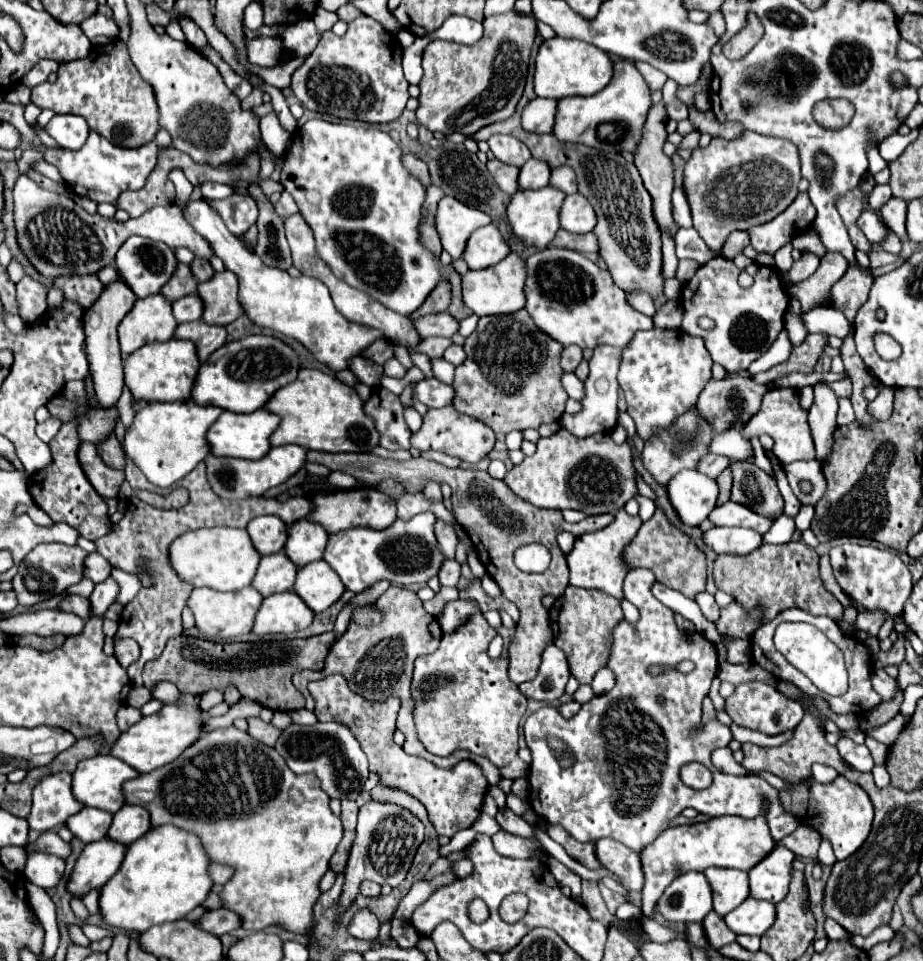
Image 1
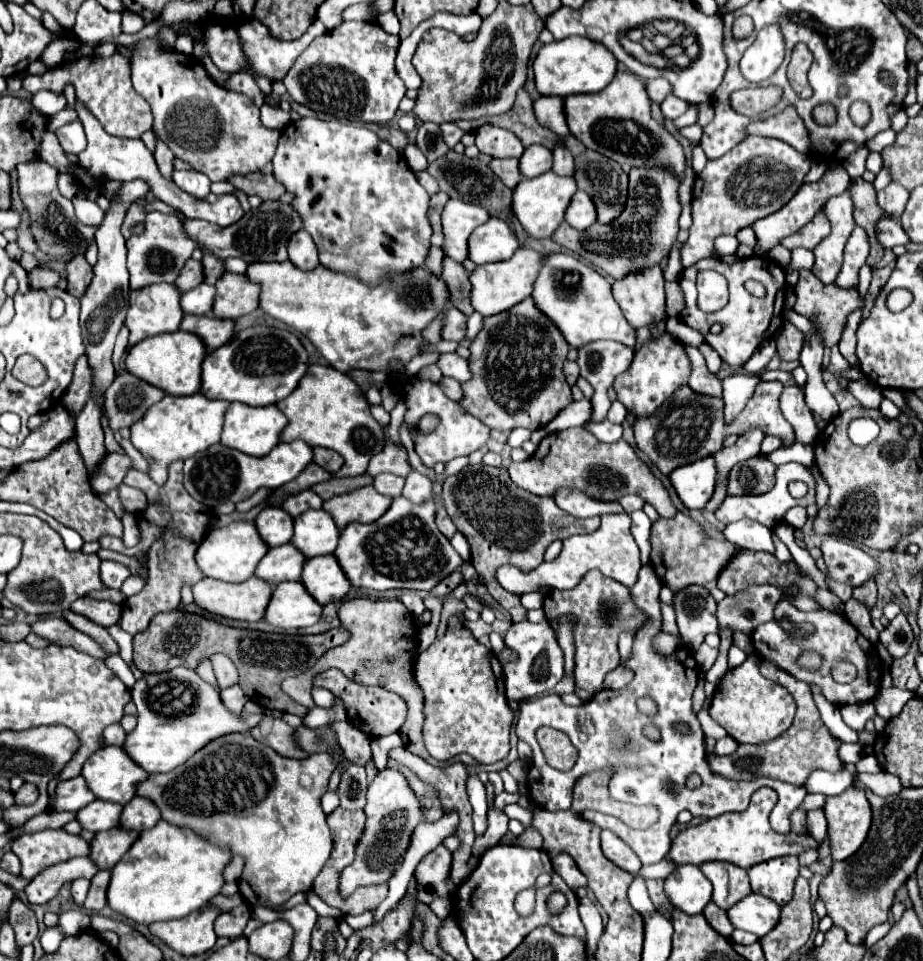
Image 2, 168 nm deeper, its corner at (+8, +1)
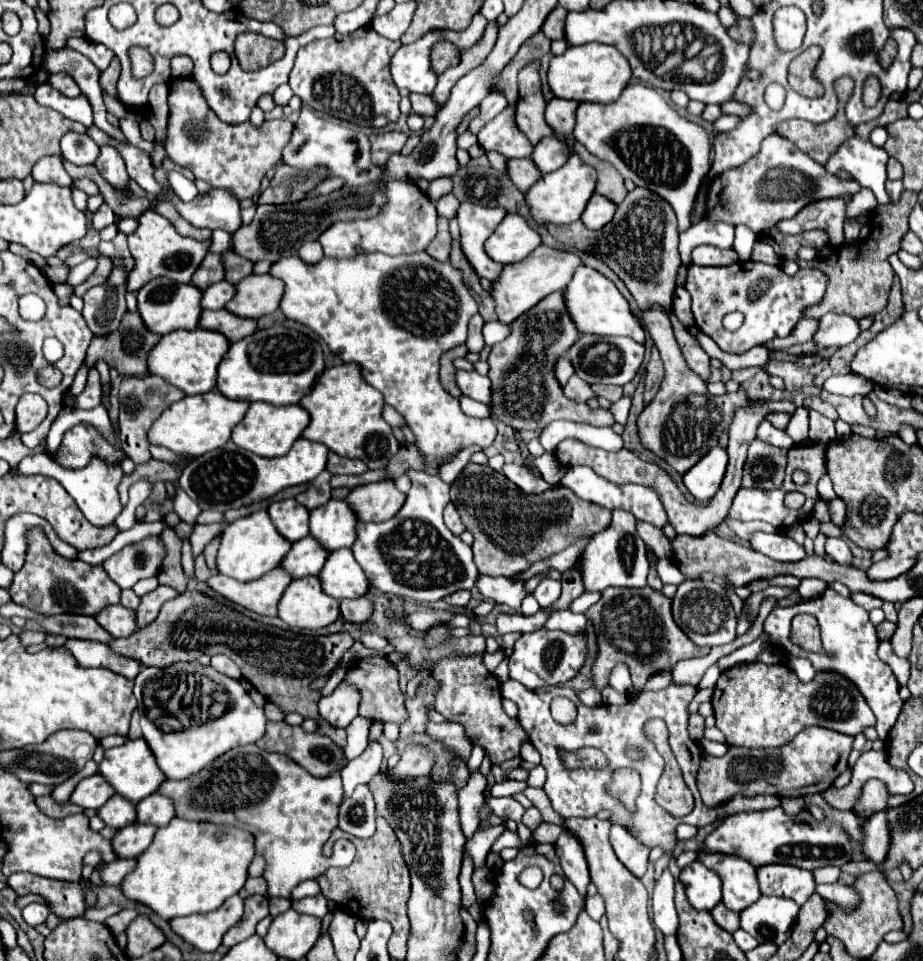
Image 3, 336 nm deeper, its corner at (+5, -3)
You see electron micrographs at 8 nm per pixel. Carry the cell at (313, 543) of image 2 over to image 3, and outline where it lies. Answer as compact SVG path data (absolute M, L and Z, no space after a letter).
M331 499L327 505L311 511L309 535L329 553L351 547L355 541L355 513L343 499Z

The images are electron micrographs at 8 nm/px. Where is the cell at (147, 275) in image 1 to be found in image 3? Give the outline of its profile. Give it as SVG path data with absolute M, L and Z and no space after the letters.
M153 211L143 213L139 217L139 227L129 235L129 249L131 249L131 255L135 259L135 265L129 271L127 289L131 293L135 293L143 285L147 285L147 281L151 281L155 277L169 277L177 283L189 283L191 275L195 273L195 269L199 267L199 263L207 255L209 245L211 245L211 241L201 243L201 241L179 235L175 231L175 227L165 217L153 213Z

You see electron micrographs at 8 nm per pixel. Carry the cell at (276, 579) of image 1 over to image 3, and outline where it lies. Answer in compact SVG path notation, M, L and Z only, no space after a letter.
M303 537L291 545L287 559L283 559L281 569L287 569L293 579L301 579L307 575L317 575L327 559L327 551L315 543L313 537Z

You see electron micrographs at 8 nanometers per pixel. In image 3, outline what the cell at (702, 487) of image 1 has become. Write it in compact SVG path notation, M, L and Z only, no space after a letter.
M717 445L707 453L707 457L699 461L699 465L695 465L695 469L691 469L691 473L683 475L683 483L697 501L707 503L717 493L725 467L727 451Z

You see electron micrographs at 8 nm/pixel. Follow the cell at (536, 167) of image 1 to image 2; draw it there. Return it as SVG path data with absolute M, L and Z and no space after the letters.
M544 145L528 147L520 157L520 171L524 177L536 177L552 169L552 151Z

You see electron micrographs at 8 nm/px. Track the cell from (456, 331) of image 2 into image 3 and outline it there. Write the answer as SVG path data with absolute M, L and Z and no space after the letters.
M473 315L471 321L469 321L469 335L467 335L465 345L467 345L467 349L473 351L473 353L479 353L479 351L485 347L485 343L483 343L483 335L481 335L481 327L483 327L483 323L485 323L485 321L481 319L481 315Z

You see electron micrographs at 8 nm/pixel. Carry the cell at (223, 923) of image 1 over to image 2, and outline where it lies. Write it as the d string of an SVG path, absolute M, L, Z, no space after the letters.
M236 907L228 913L222 913L216 919L214 929L216 929L218 937L240 937L248 921L250 921L248 907Z

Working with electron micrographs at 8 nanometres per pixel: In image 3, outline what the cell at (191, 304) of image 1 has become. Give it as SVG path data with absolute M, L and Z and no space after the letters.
M219 281L203 291L201 309L223 309L225 303L235 295L235 287L227 281Z

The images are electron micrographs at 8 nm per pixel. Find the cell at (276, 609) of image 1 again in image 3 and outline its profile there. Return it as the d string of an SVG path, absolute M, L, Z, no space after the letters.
M319 577L295 579L279 601L279 619L297 629L321 629L339 617L339 601L325 595Z

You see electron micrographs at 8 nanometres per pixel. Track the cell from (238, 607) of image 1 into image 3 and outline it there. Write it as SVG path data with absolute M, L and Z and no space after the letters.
M273 569L271 573L249 583L239 583L221 573L211 575L207 581L207 585L221 597L265 617L277 615L277 601L289 583L291 577L283 569Z

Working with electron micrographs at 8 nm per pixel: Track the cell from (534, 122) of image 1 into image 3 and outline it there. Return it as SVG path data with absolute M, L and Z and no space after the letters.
M553 97L545 109L545 121L551 125L555 137L567 145L567 135L573 133L575 127L575 109L577 101Z

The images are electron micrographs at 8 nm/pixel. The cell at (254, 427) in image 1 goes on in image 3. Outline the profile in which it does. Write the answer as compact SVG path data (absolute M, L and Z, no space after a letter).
M259 401L259 403L249 405L243 421L233 429L231 441L261 457L281 457L291 449L291 445L301 435L301 431L307 427L307 423L309 423L309 413L301 409L299 405L275 407L275 405Z

